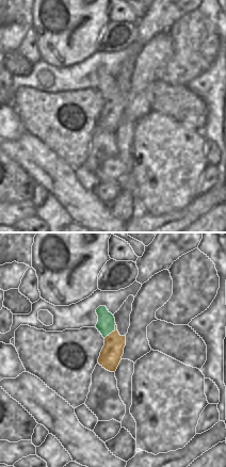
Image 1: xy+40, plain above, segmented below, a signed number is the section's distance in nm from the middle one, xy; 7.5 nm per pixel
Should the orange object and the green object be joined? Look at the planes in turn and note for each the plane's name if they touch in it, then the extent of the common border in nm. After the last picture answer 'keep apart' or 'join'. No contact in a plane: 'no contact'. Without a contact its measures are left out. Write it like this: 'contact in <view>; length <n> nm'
contact in xy+40; length 150 nm

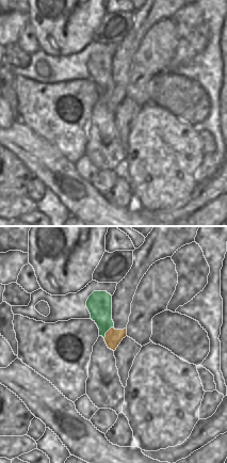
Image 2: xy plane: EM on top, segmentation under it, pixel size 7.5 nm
contact in xy; length 120 nm

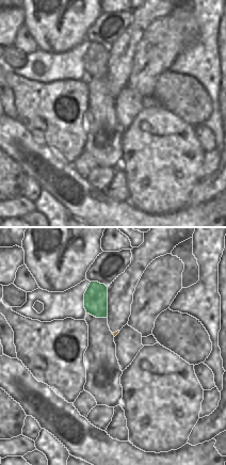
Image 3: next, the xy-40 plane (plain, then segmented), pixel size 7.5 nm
no contact

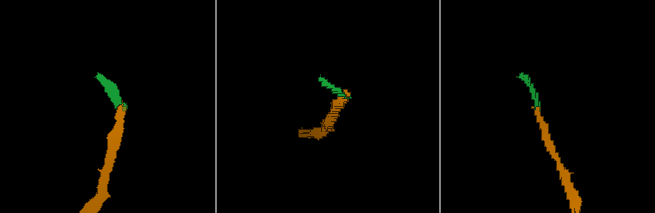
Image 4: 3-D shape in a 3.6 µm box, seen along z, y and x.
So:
keep apart

